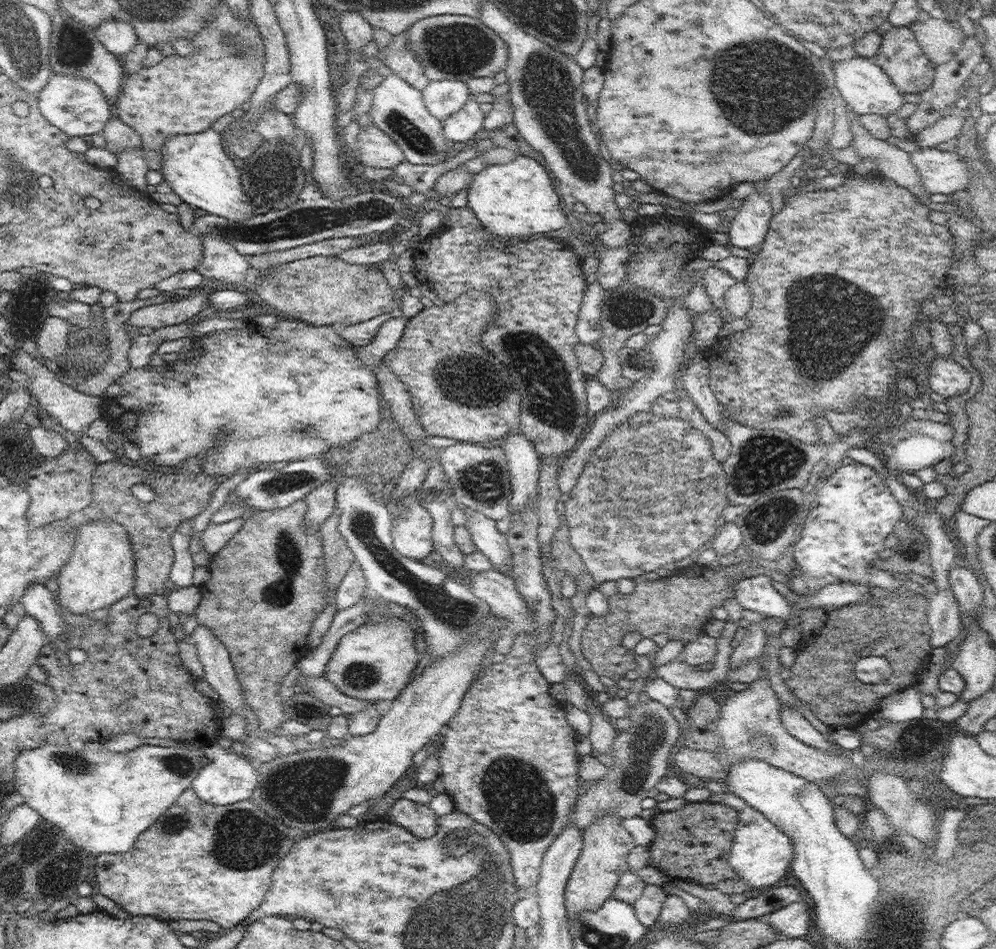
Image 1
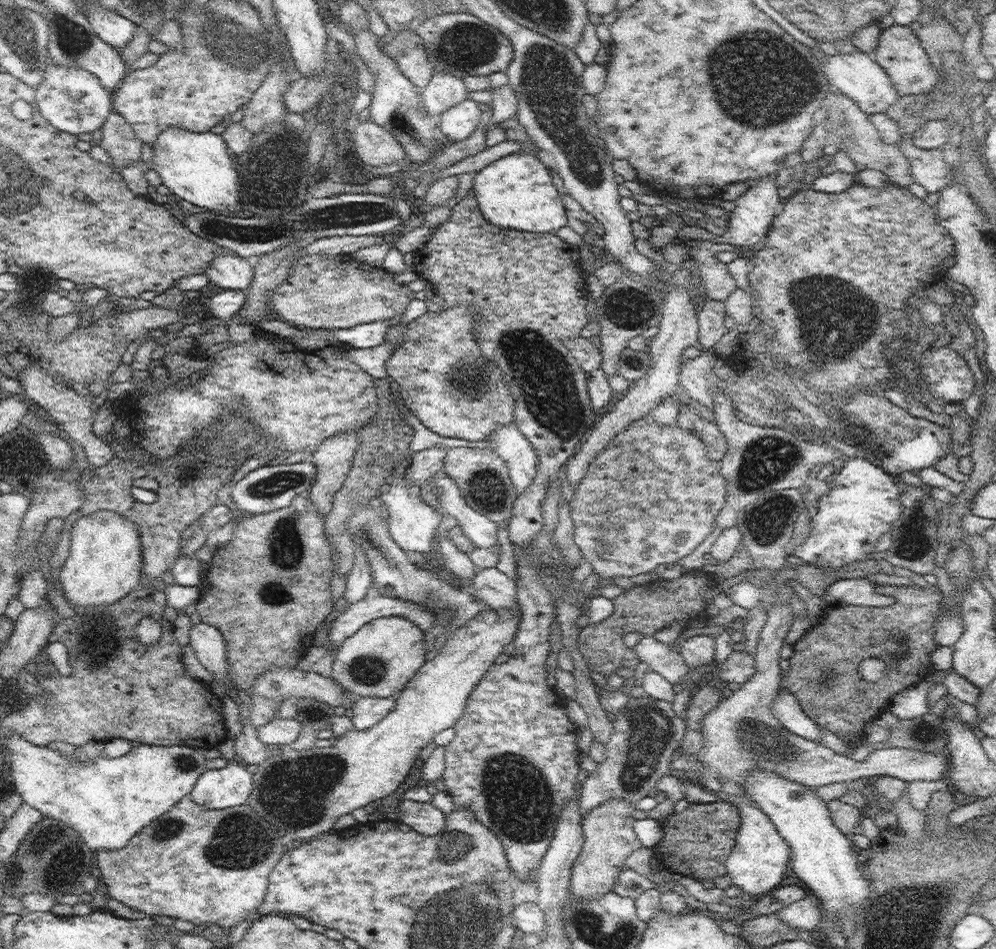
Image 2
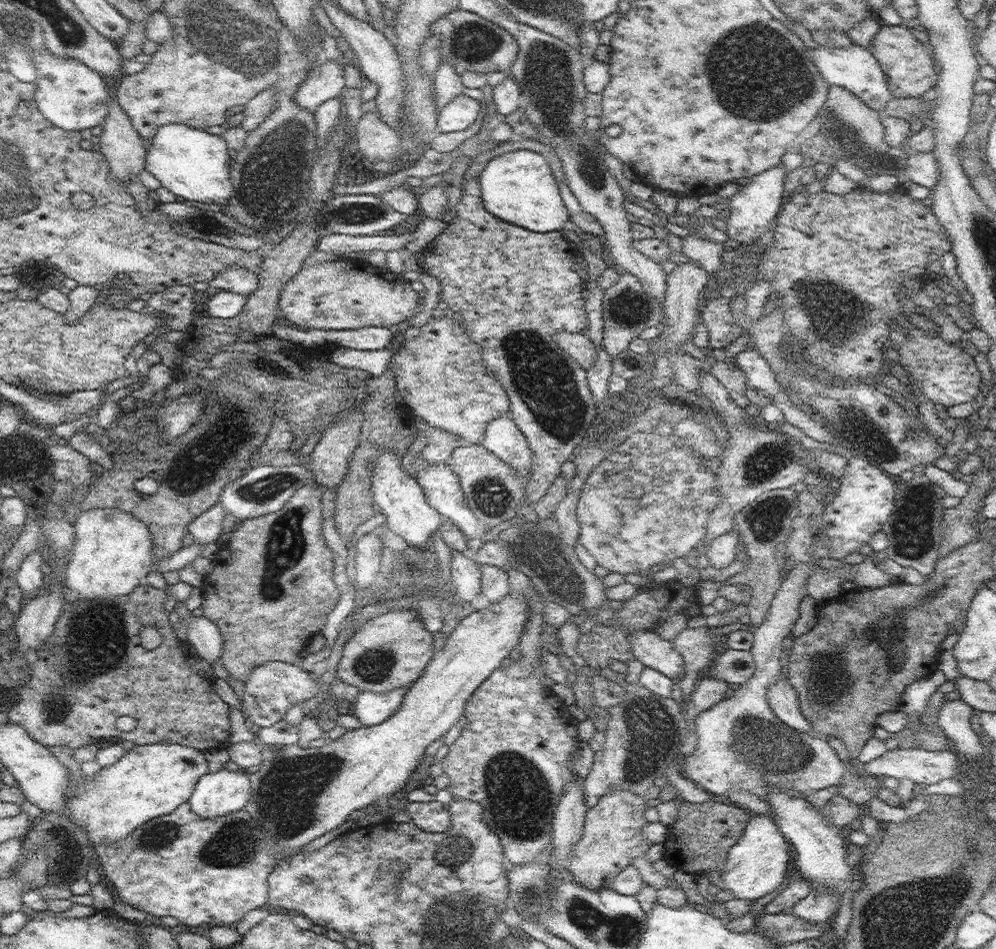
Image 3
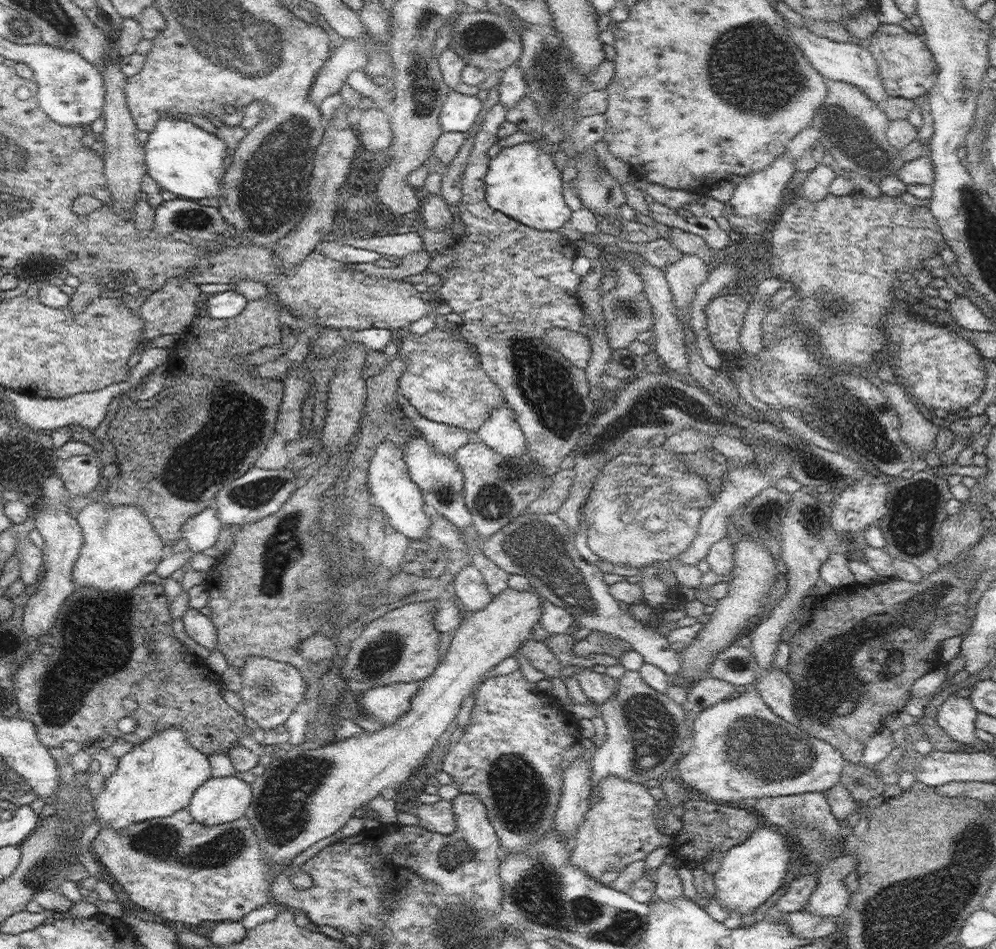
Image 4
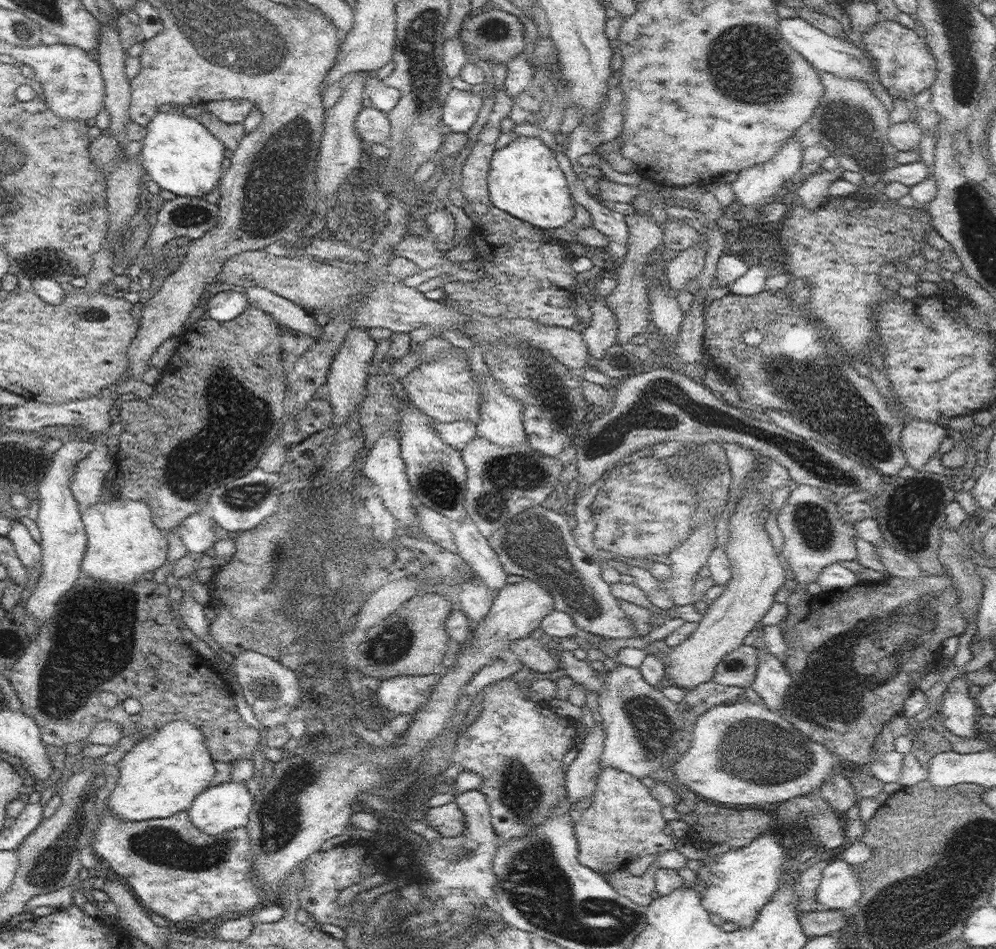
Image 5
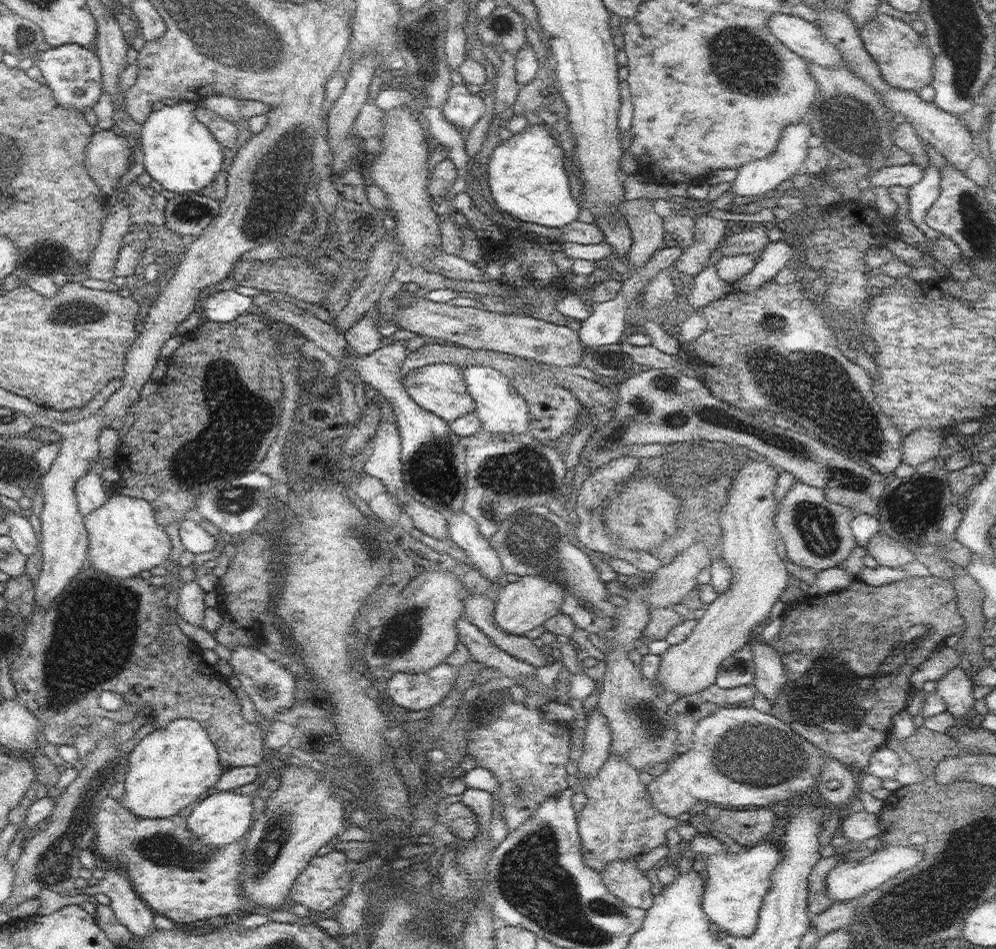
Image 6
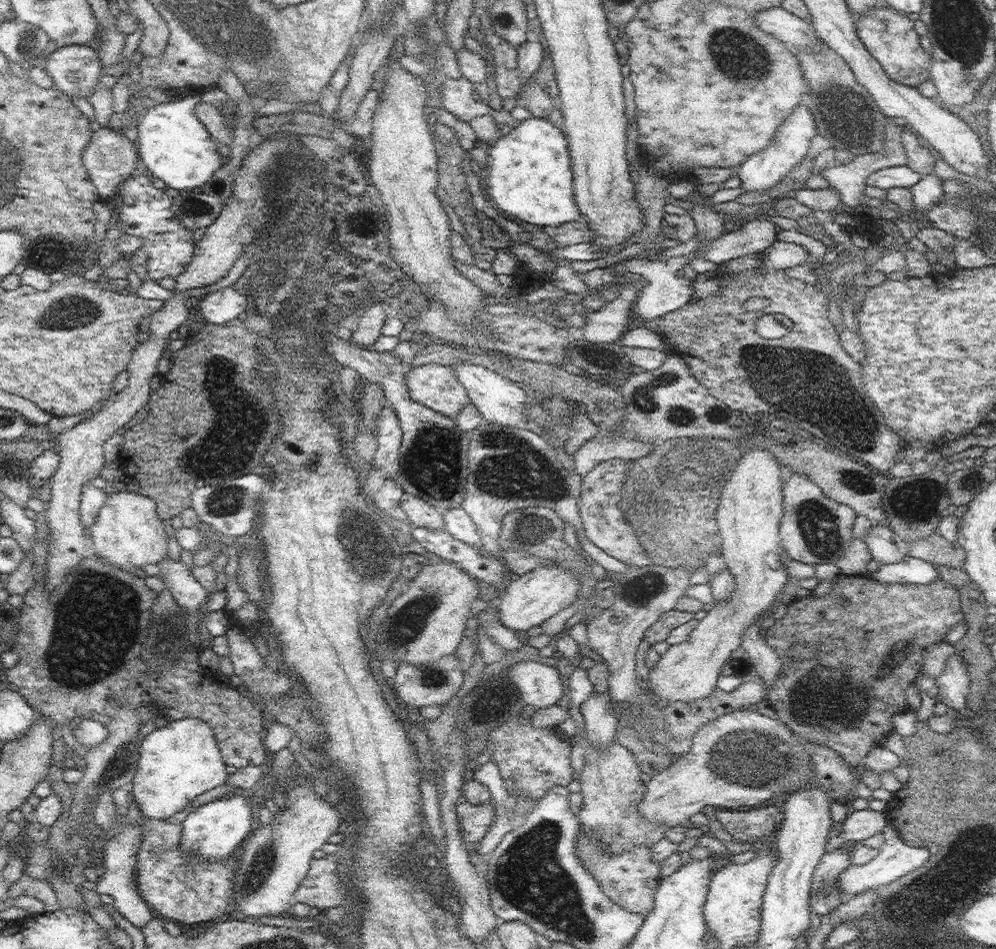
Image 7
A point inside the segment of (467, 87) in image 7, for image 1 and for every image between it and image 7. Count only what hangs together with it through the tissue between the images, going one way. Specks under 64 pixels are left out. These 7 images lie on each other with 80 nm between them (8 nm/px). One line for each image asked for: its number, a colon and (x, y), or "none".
1: (460, 127)
2: (459, 122)
3: (459, 114)
4: (458, 113)
5: (461, 108)
6: (462, 108)

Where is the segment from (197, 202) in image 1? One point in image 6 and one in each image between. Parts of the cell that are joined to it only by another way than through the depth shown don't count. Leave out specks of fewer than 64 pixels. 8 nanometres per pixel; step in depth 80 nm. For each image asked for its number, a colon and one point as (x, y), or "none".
2: (196, 166)
3: (192, 164)
4: (181, 157)
5: (179, 153)
6: (180, 152)

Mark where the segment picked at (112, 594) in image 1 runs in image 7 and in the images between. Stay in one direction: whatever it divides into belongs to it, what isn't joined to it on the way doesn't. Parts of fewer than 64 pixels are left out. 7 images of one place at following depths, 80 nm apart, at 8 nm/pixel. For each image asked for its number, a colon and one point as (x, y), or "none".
2: (105, 564)
3: (113, 553)
4: (120, 547)
5: (122, 542)
6: (124, 538)
7: (128, 532)

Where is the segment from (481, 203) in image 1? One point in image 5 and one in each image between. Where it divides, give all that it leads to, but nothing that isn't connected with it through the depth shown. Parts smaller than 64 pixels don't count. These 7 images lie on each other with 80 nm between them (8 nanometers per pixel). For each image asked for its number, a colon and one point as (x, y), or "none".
2: (516, 192)
3: (518, 186)
4: (523, 182)
5: (524, 180)

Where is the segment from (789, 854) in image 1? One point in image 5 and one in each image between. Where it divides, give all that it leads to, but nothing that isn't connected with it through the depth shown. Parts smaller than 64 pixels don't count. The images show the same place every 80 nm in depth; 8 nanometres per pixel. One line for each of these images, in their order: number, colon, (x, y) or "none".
2: (760, 859)
3: (757, 864)
4: (750, 873)
5: (742, 881)

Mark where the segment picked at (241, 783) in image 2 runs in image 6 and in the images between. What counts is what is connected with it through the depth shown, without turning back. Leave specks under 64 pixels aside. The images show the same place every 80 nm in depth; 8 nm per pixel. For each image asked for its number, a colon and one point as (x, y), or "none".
3: (217, 793)
4: (219, 800)
5: (221, 807)
6: (219, 818)

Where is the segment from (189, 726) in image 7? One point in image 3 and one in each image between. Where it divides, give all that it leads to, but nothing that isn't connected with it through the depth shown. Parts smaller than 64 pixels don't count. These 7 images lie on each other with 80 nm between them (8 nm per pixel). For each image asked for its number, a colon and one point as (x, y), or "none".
3: (152, 780)
4: (158, 777)
5: (162, 774)
6: (175, 765)

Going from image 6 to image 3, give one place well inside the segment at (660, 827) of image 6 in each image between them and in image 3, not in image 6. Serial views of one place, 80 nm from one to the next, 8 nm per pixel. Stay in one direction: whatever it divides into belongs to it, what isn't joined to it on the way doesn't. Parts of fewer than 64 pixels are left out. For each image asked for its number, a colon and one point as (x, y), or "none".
3: (612, 837)
4: (619, 829)
5: (624, 822)

